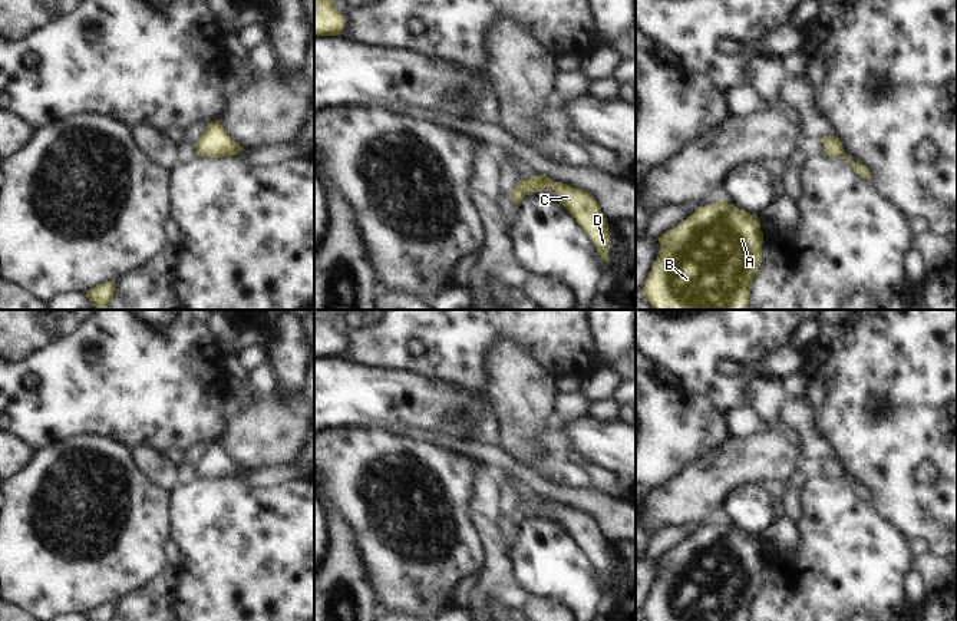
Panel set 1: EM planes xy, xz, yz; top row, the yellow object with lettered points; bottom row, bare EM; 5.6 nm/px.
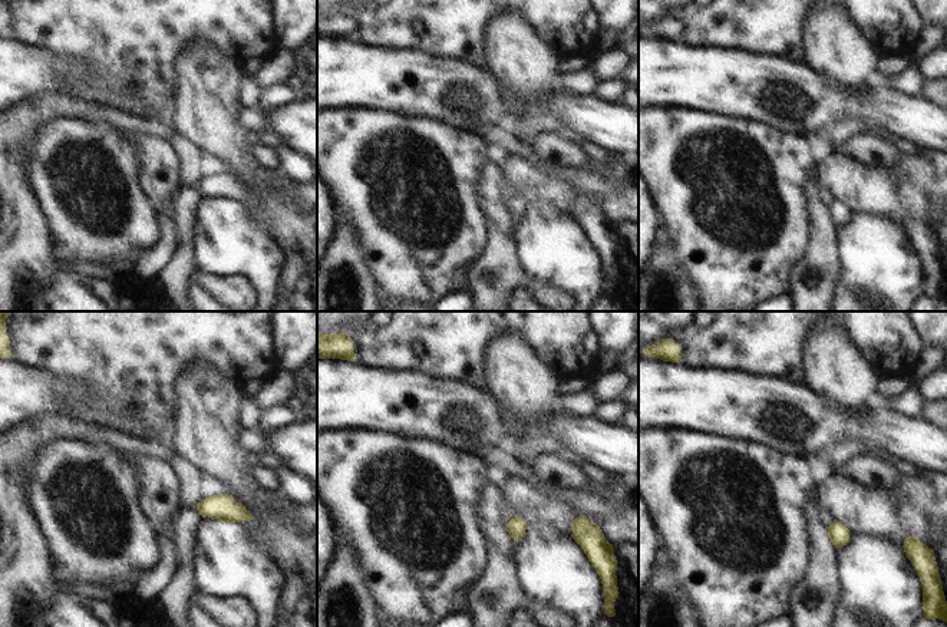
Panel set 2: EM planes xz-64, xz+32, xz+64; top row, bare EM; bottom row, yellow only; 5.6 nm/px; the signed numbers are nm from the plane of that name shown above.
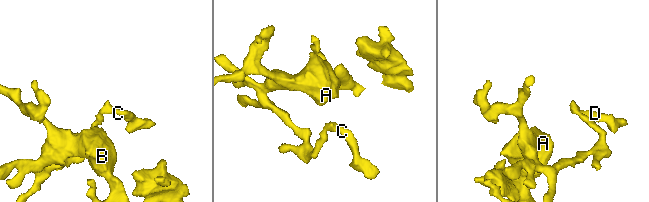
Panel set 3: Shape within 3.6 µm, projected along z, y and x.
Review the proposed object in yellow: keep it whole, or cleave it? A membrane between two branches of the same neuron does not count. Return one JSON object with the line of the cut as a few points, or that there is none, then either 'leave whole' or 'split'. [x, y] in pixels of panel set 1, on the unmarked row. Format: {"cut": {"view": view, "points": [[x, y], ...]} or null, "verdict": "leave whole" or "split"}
{"cut": null, "verdict": "leave whole"}

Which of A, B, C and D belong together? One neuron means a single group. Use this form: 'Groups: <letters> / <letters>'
Groups: A B C D

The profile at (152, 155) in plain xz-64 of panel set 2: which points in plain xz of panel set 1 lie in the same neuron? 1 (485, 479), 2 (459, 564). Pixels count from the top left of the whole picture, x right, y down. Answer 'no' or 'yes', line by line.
1: yes
2: no

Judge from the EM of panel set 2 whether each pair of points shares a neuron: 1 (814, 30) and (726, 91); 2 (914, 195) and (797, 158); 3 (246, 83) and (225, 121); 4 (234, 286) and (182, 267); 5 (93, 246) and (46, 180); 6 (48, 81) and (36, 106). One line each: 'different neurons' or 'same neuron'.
1: different neurons
2: different neurons
3: different neurons
4: different neurons
5: same neuron
6: different neurons

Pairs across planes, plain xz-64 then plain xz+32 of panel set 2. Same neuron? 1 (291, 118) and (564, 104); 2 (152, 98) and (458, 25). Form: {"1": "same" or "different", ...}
{"1": "same", "2": "same"}

